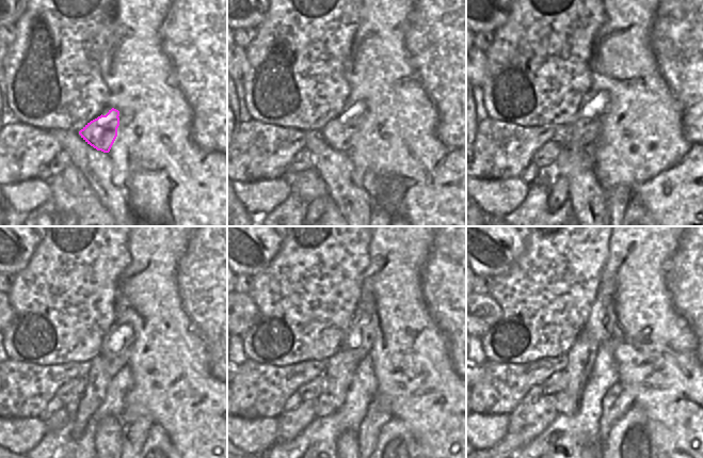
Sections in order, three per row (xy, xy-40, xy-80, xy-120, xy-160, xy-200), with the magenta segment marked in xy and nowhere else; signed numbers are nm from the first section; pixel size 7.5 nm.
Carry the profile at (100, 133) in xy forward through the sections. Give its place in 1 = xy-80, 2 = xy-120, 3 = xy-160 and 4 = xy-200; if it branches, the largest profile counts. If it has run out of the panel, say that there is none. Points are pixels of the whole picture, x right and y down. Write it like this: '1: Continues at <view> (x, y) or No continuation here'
1: Continues at xy-80 (582, 133)
2: Continues at xy-120 (118, 346)
3: Continues at xy-160 (361, 333)
4: Continues at xy-200 (601, 322)

